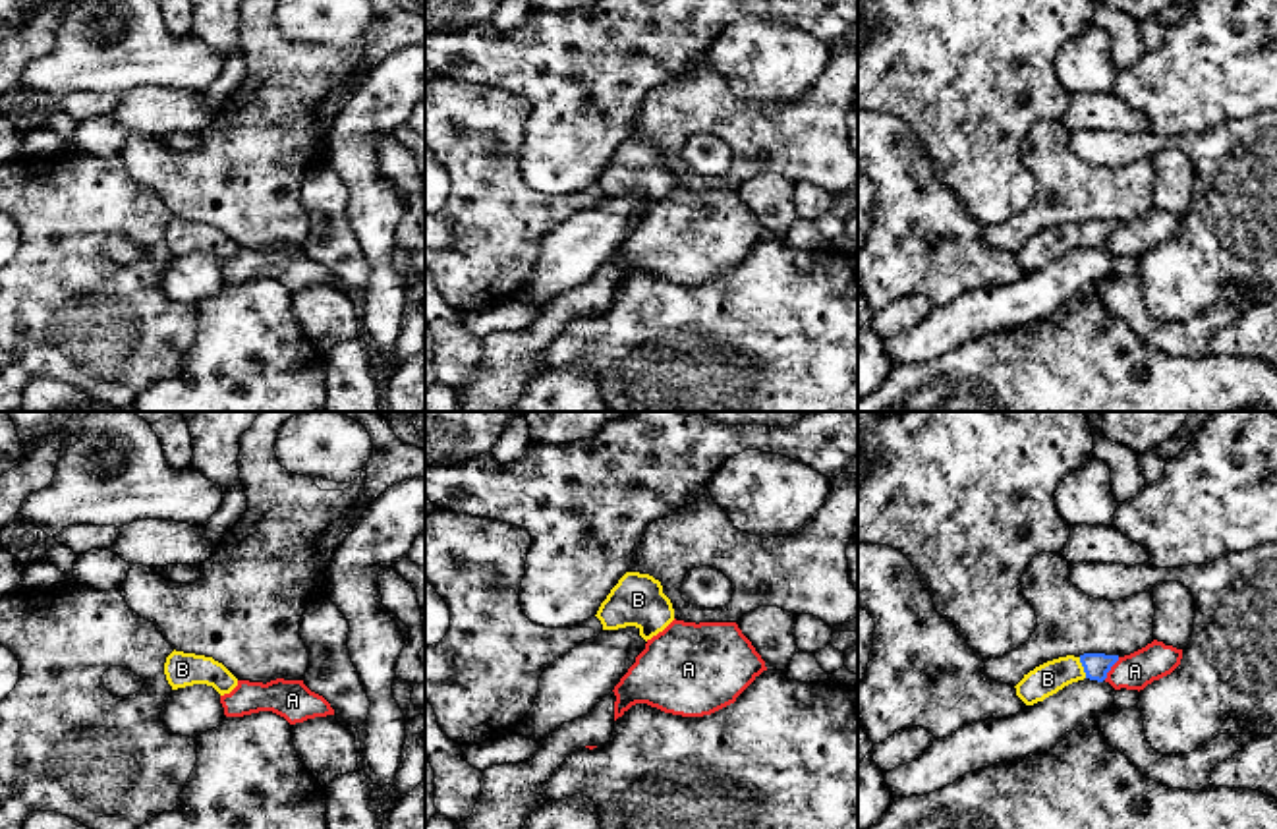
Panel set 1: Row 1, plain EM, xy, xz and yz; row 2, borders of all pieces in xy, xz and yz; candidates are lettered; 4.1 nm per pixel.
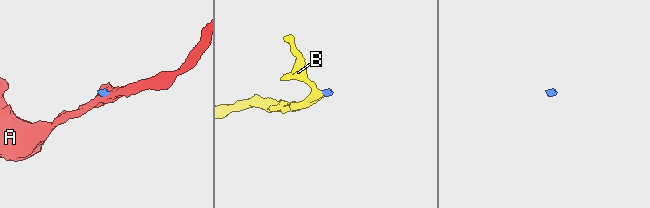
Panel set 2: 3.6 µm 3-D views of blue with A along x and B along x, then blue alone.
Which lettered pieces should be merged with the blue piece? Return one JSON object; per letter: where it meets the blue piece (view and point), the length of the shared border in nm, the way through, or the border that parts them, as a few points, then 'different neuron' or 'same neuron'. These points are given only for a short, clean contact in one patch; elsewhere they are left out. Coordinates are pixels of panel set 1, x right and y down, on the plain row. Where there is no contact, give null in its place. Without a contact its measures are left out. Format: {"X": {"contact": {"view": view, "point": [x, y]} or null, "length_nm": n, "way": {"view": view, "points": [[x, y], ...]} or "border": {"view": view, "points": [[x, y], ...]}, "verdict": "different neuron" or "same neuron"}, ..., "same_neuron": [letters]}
{"A": {"contact": {"view": "yz", "point": [1109, 236]}, "length_nm": 120, "border": {"view": "yz", "points": [[1119, 225], [1104, 246]]}, "verdict": "different neuron"}, "B": {"contact": {"view": "yz", "point": [1082, 232]}, "length_nm": 90, "way": {"view": "yz", "points": [[1096, 232], [1082, 232], [1048, 246]]}, "verdict": "same neuron"}, "same_neuron": ["B"]}

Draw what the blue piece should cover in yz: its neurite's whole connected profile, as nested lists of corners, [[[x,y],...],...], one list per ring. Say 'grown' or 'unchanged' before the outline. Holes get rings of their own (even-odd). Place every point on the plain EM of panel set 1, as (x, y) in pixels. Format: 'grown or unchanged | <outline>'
grown | [[[1084,220],[1080,224],[1066,222],[1047,228],[1024,242],[1024,245],[1014,253],[1016,263],[1026,272],[1034,272],[1078,247],[1090,245],[1103,249],[1117,228],[1119,222],[1105,220]]]

